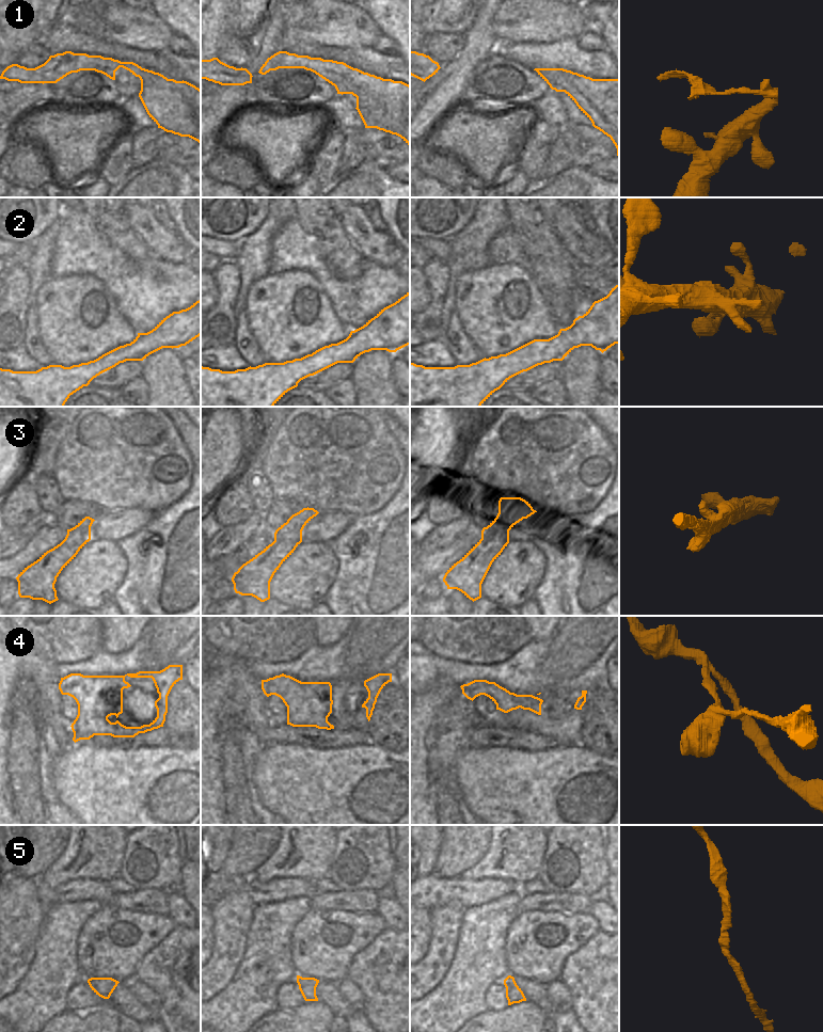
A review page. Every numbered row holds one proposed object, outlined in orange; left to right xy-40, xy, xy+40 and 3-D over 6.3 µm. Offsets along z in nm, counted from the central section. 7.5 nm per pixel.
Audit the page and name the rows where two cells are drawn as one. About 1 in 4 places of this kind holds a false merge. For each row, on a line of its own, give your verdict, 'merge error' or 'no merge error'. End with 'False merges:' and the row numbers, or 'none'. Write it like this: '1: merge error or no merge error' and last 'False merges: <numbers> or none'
1: merge error
2: no merge error
3: no merge error
4: no merge error
5: no merge error
False merges: 1

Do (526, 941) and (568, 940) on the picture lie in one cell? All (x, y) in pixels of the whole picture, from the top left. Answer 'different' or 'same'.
same

